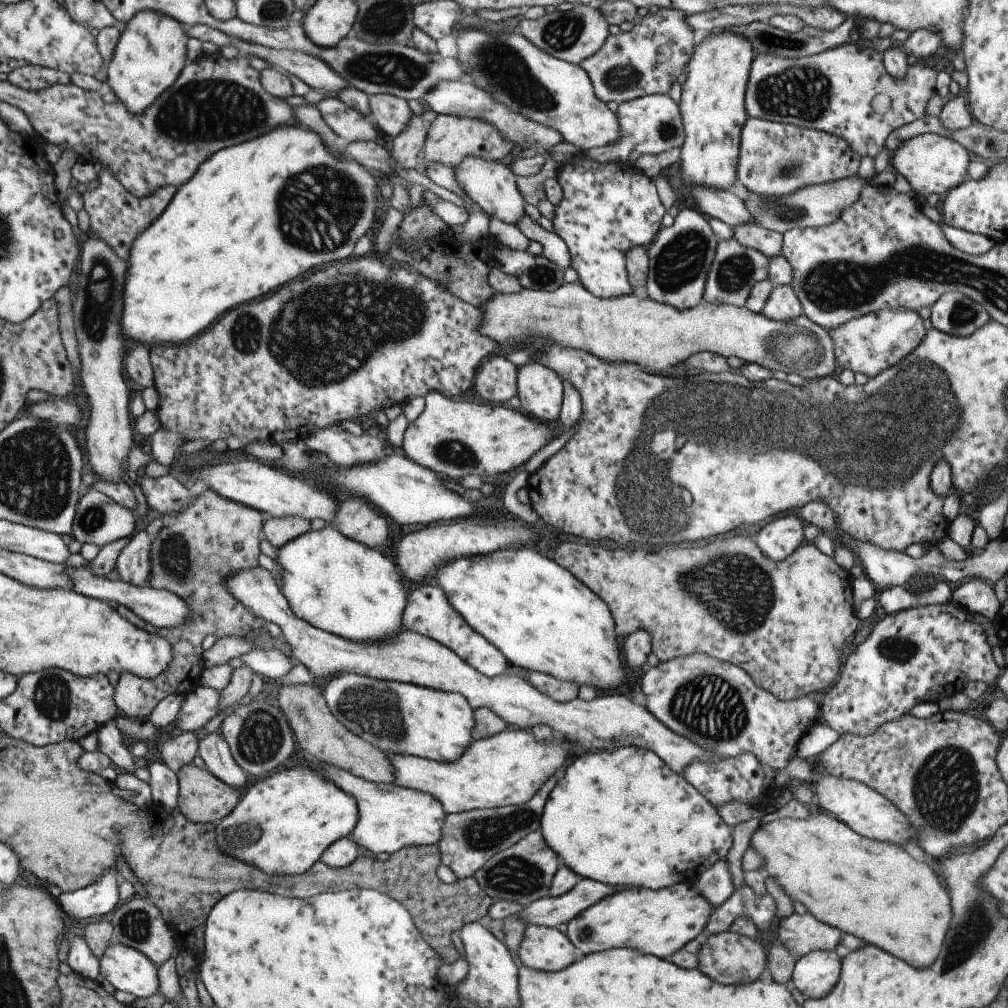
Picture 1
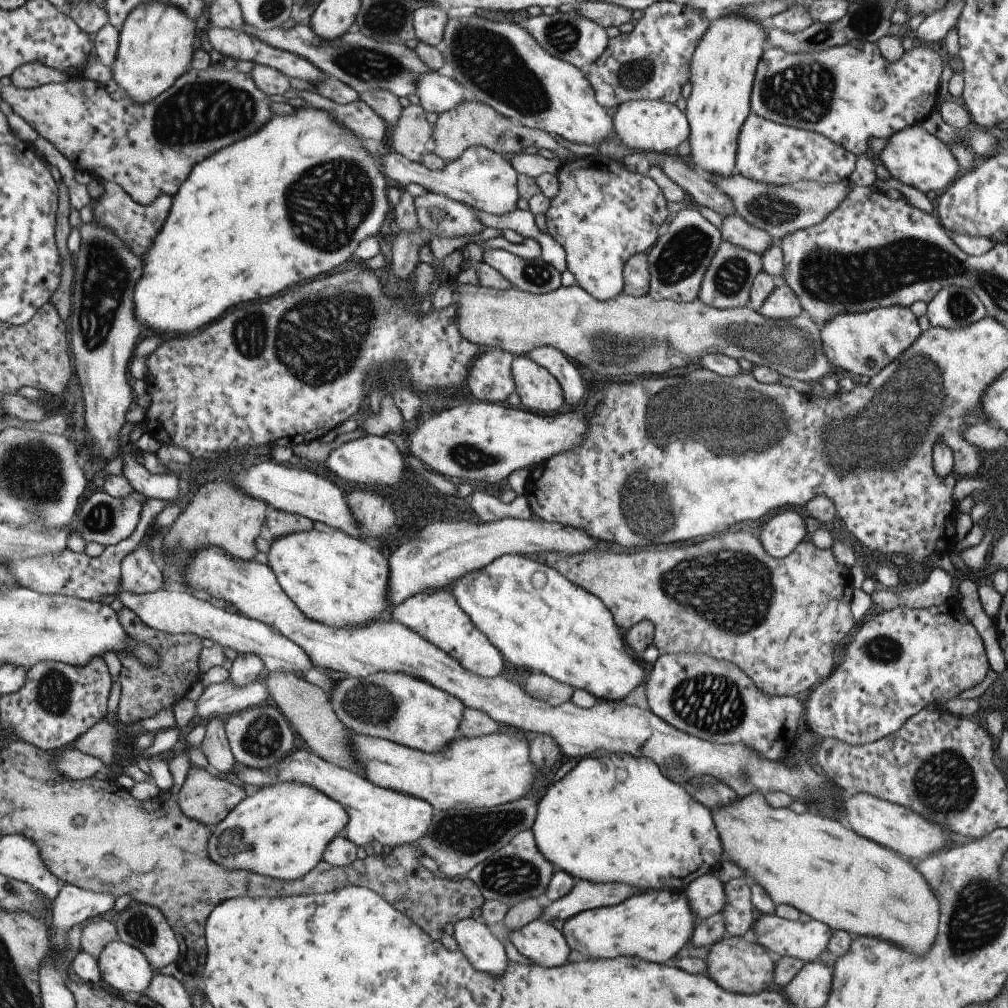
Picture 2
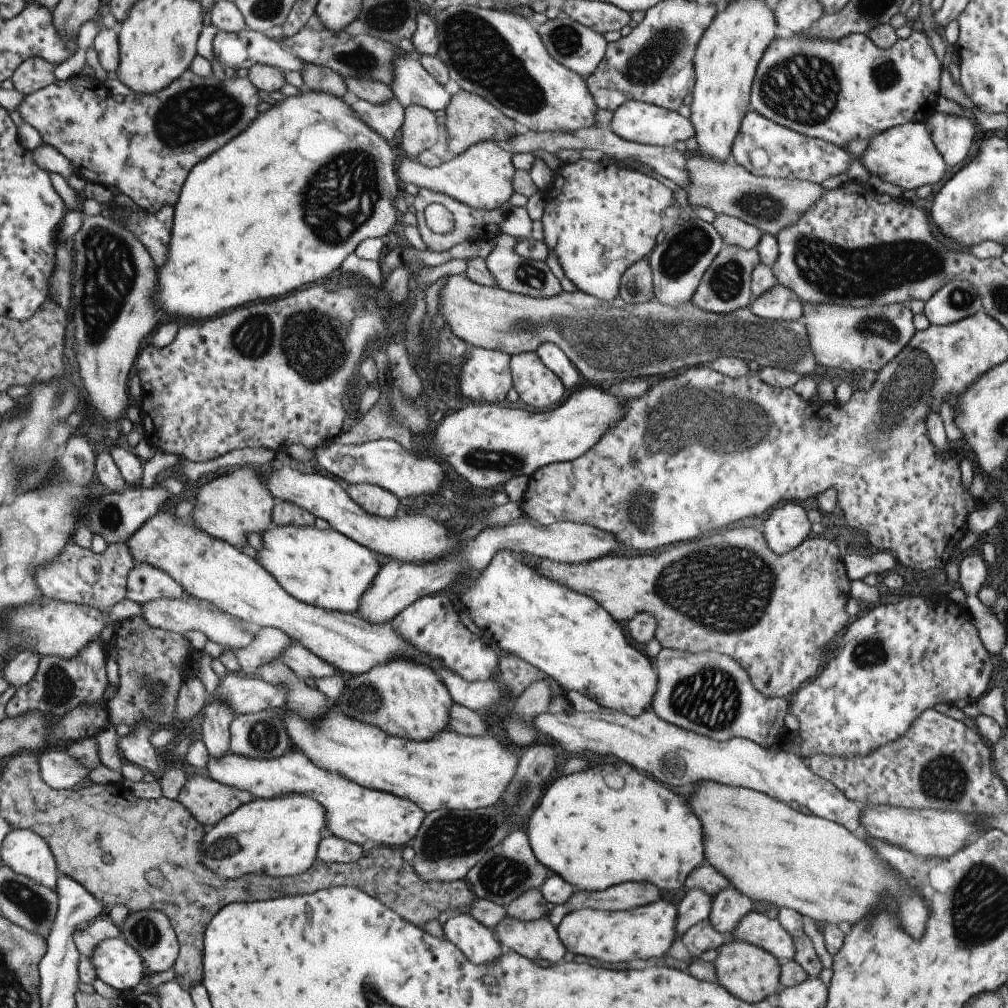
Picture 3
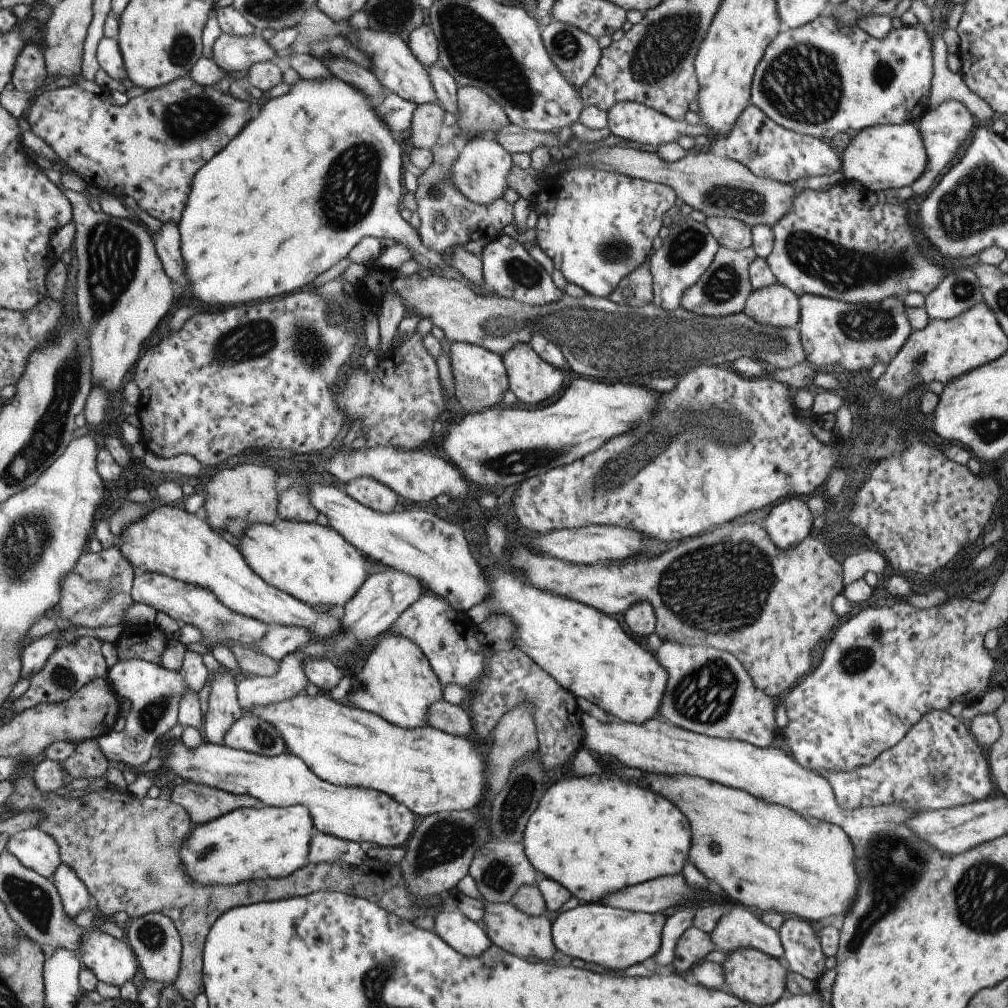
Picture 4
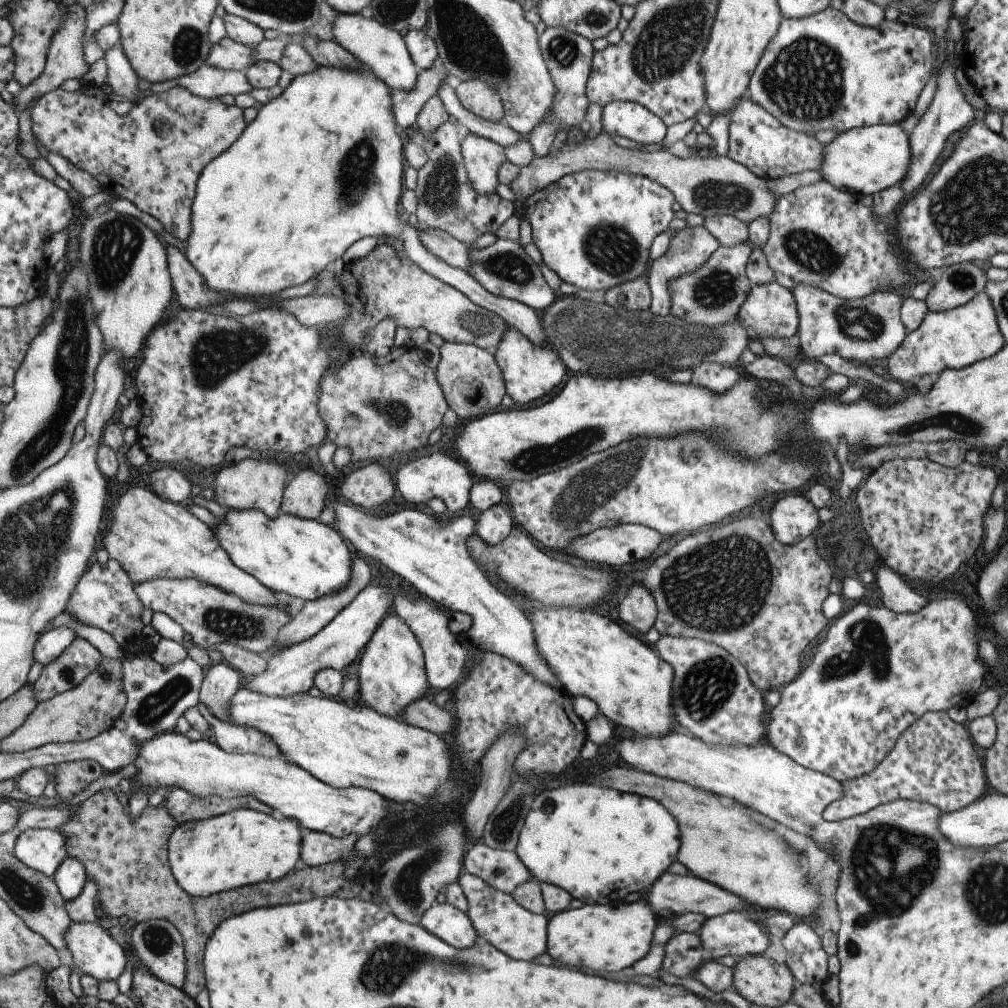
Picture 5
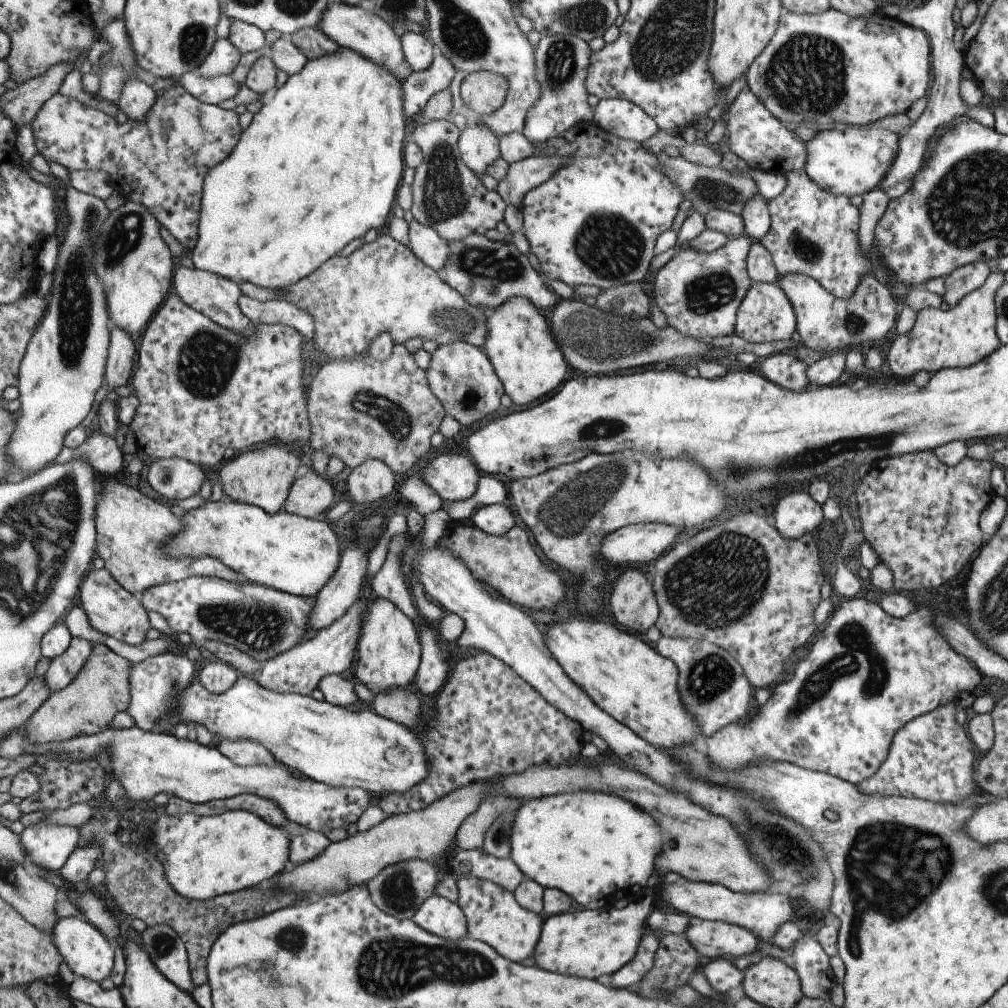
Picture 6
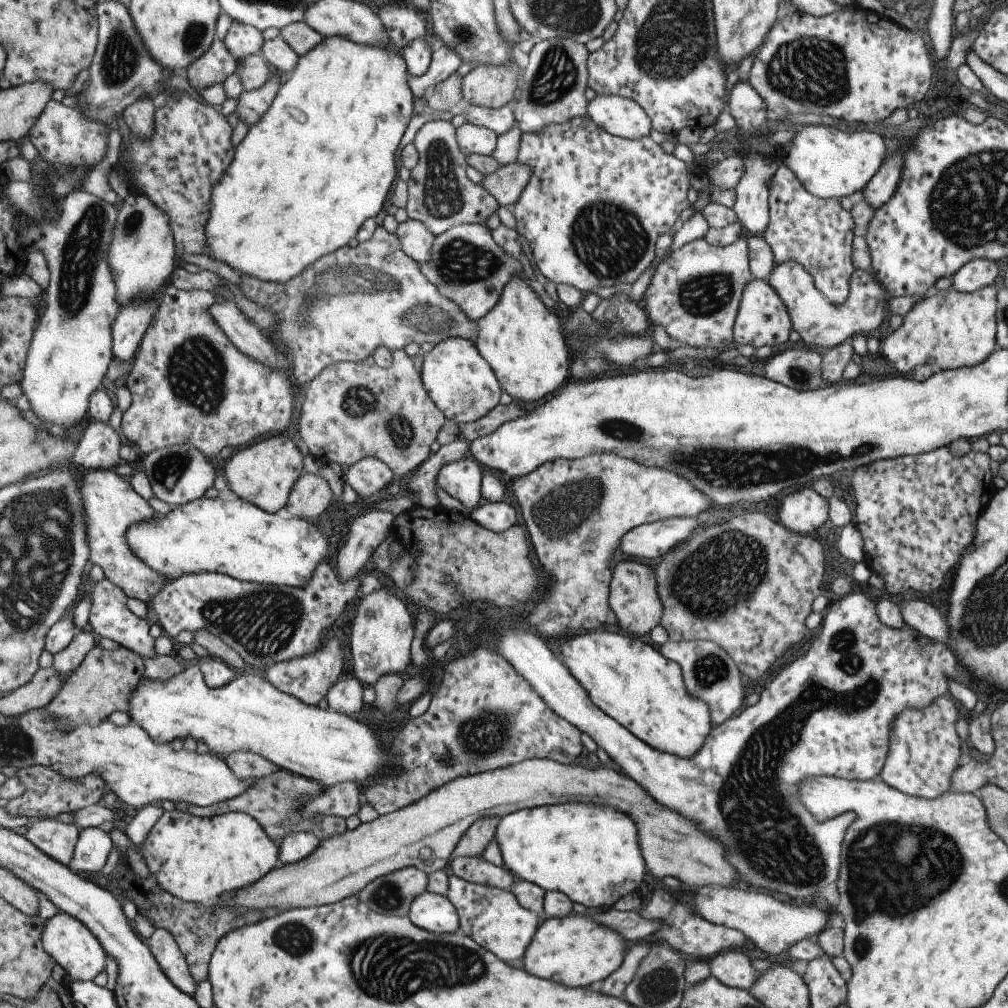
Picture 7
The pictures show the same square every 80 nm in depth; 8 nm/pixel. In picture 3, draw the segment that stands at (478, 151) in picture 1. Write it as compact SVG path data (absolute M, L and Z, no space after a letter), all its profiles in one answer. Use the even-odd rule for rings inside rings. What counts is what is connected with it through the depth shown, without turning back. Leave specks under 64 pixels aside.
M463 89L451 96L445 114L444 126L451 137L448 144L450 156L453 156L452 153L461 154L468 146L483 141L493 141L504 146L514 135L514 128L517 125L498 111L488 100Z

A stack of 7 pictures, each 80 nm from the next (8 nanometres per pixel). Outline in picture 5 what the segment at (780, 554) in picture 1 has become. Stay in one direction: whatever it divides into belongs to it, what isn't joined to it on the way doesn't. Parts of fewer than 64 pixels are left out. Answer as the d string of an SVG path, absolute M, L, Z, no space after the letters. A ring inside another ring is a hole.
M786 494L770 509L769 522L775 538L781 544L792 545L810 535L817 524L817 509L799 494Z

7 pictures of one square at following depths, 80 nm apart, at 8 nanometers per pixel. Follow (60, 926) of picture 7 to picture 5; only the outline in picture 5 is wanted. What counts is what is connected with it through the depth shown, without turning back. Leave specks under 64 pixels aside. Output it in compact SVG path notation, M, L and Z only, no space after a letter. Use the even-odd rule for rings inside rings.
M71 921L64 932L65 947L72 956L72 966L83 975L101 980L116 980L123 972L125 956L121 944L93 923Z

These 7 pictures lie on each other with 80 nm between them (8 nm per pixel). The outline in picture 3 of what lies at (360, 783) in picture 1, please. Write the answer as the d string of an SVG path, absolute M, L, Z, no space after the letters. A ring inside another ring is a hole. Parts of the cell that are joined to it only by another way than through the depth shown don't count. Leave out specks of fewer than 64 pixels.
M297 750L269 760L241 756L227 751L218 757L208 754L202 774L219 784L248 792L255 799L272 799L283 795L303 795L324 809L324 828L333 836L361 845L371 840L378 846L403 848L418 831L425 813L408 800L392 794L366 789L330 772L321 772Z

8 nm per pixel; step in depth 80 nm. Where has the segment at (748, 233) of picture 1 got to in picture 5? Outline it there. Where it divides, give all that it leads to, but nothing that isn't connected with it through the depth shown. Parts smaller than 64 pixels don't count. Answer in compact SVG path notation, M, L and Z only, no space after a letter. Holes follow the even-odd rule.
M733 215L708 216L702 220L705 227L718 241L720 246L747 242L748 228Z

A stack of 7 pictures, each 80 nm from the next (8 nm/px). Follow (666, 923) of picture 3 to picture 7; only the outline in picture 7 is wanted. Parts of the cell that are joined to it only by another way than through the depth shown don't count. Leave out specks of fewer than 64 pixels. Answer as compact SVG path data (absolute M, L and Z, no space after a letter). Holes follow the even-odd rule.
M586 914L547 917L526 944L521 964L531 976L553 980L567 988L581 988L593 982L598 984L622 963L623 940L616 932L594 923Z

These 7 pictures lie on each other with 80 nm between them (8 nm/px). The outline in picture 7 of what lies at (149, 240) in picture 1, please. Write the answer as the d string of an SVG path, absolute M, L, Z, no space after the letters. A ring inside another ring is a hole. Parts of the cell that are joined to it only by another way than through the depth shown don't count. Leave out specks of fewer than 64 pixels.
M333 35L324 38L303 56L298 57L296 65L279 85L268 111L261 117L259 123L249 128L244 138L234 148L229 168L226 168L223 176L212 186L209 216L204 224L208 246L205 255L224 262L238 274L245 273L262 281L281 283L304 271L313 261L346 245L365 219L377 216L386 207L388 201L385 200L385 196L389 186L397 179L395 152L399 146L399 138L412 116L411 108L414 101L405 71L406 64L391 39L386 45L374 45L356 43L344 36Z

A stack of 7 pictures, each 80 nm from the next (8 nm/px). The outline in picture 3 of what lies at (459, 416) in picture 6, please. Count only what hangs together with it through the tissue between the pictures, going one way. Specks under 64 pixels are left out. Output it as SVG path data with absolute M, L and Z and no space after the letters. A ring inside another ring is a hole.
M468 346L459 366L459 394L471 402L503 402L512 388L509 357L501 351Z

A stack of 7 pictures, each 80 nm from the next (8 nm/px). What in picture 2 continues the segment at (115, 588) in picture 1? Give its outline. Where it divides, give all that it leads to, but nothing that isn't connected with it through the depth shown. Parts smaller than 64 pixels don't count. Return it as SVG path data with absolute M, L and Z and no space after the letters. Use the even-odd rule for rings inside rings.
M119 586L114 600L136 614L149 628L171 635L191 633L200 638L209 638L220 647L229 647L238 653L256 654L265 665L264 672L286 670L301 676L304 671L315 668L301 648L283 635L273 632L271 627L239 615L233 610L226 611L195 594L159 589L152 593L138 595L126 593Z

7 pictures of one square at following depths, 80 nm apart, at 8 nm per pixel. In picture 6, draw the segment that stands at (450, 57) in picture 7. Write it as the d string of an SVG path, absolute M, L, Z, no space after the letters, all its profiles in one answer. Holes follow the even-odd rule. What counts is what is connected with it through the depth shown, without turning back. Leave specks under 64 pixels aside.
M439 52L435 53L429 68L411 72L406 81L401 82L405 120L420 112L433 94L449 88L455 74L453 64Z

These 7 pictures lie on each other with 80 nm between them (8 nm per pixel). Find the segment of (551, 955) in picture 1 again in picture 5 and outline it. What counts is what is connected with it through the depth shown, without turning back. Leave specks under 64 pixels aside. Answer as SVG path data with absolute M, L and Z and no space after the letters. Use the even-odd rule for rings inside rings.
M461 872L457 881L466 900L464 913L477 937L512 959L532 961L545 952L547 918L543 914L521 908L511 895L495 890L478 876Z

